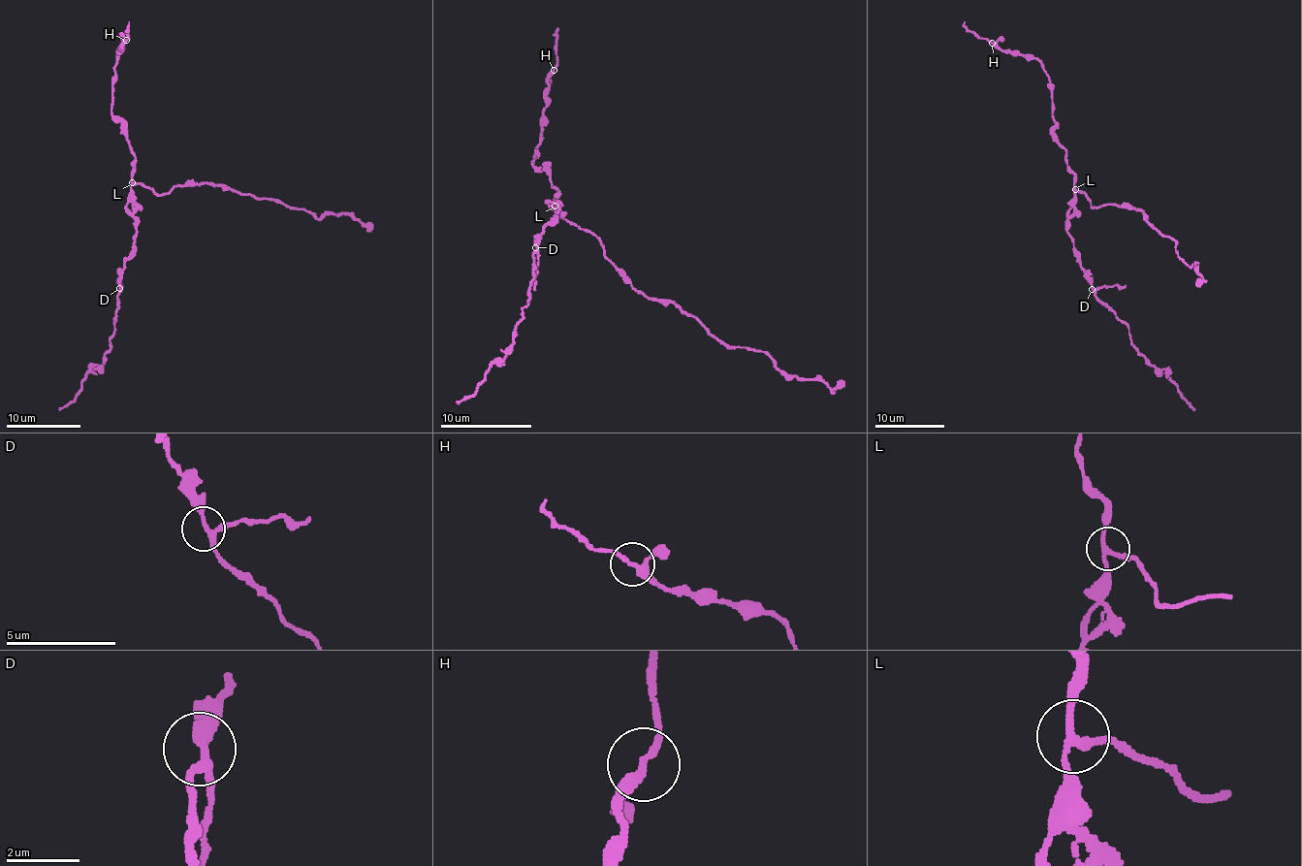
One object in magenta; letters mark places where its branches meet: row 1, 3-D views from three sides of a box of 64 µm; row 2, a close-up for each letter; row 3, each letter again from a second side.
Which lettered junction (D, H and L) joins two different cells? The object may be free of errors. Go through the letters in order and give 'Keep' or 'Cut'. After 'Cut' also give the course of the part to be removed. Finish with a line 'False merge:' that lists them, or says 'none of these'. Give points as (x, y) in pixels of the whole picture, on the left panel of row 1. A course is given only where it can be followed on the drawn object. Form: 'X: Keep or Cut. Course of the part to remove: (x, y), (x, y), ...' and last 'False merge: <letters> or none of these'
D: Keep
H: Keep
L: Cut. Course of the part to remove: (132, 181), (162, 194), (183, 185), (226, 185), (305, 209), (319, 219), (326, 214), (351, 214), (373, 229)
False merge: L

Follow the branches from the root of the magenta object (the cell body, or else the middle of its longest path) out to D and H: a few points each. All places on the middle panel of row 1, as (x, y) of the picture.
D: (554, 206), (554, 208), (557, 202), (557, 212), (540, 232), (535, 247)
H: (554, 206), (559, 190), (551, 182), (547, 168), (535, 167), (531, 161), (541, 132), (547, 78), (554, 70)

